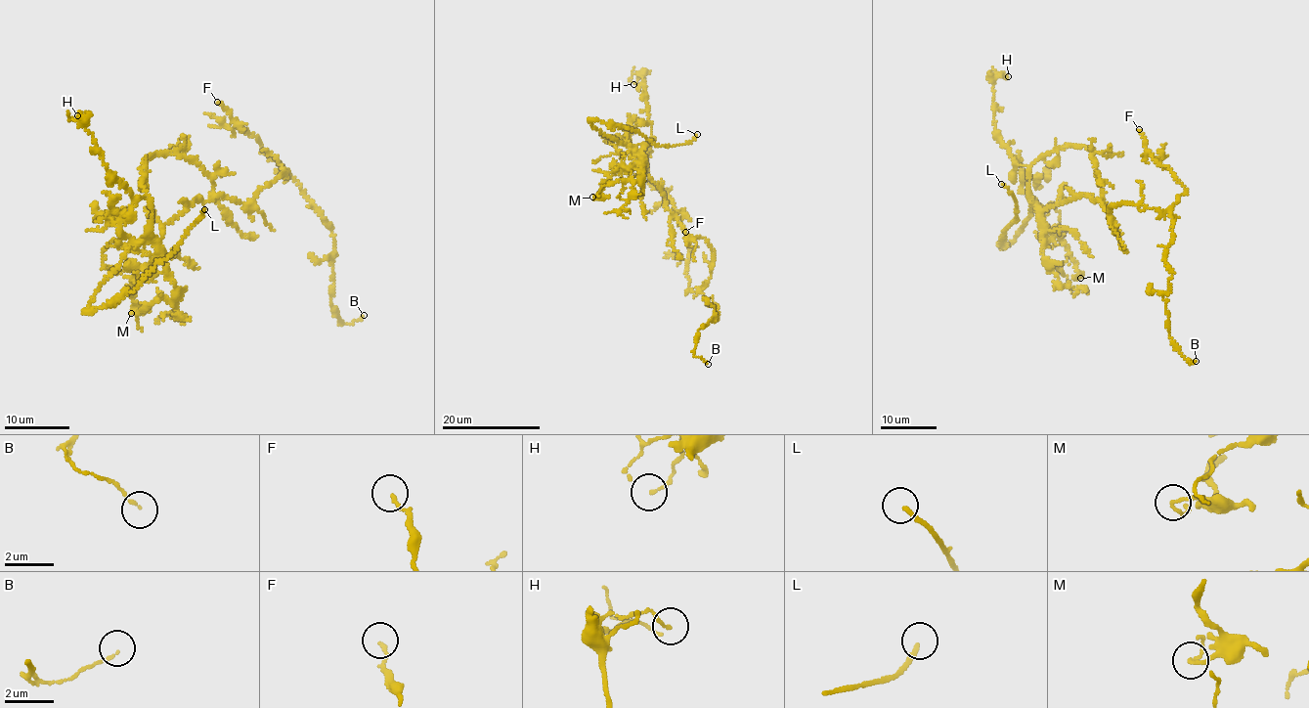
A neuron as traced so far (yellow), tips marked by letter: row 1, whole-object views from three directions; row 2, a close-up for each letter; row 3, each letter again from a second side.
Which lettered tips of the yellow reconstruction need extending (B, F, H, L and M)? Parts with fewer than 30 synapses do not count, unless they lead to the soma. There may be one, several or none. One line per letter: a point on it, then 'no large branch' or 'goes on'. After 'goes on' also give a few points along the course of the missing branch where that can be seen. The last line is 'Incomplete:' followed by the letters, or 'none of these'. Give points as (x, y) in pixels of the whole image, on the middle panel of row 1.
B: (708, 364) | no large branch
F: (685, 232) | no large branch
H: (633, 84) | no large branch
L: (697, 134) | goes on | (697, 134), (736, 104), (735, 94), (738, 93)
M: (592, 197) | no large branch
Incomplete: L

